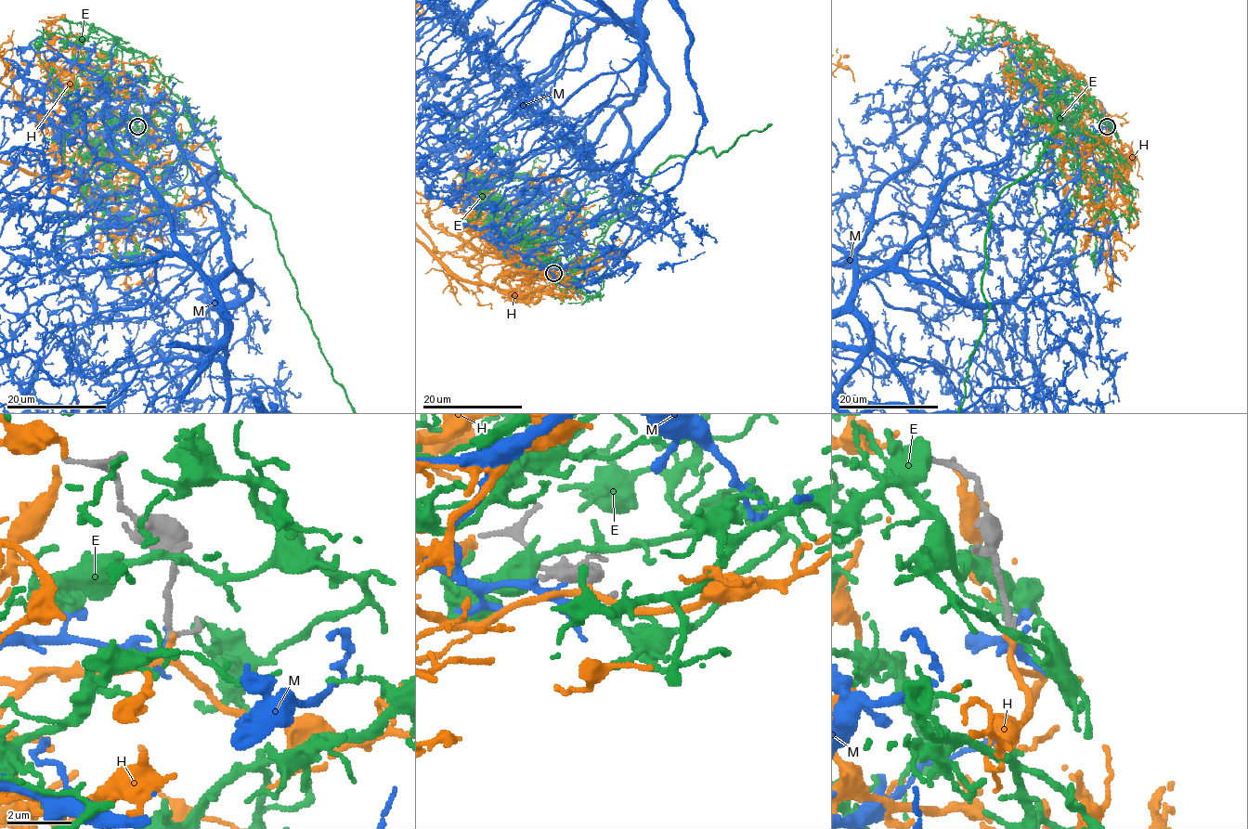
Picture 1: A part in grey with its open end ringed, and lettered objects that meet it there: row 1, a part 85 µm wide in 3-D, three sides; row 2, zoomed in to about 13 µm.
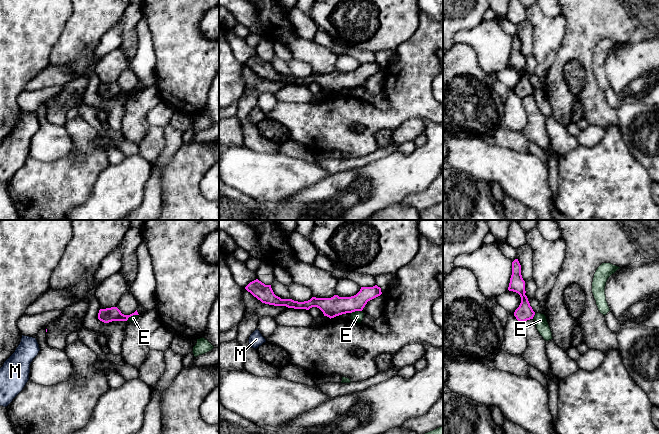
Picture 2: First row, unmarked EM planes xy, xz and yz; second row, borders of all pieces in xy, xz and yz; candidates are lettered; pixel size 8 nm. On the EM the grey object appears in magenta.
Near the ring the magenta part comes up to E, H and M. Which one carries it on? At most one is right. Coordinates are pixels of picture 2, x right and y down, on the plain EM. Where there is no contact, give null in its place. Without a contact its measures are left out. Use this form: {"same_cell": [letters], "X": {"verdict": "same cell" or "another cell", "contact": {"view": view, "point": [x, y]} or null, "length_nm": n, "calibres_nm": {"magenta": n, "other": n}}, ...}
{"same_cell": ["H"], "E": {"verdict": "another cell", "contact": {"view": "xy", "point": [132, 91]}, "length_nm": 120, "calibres_nm": {"magenta": 120, "other": 50}}, "H": {"verdict": "same cell", "contact": null}, "M": {"verdict": "another cell", "contact": null}}

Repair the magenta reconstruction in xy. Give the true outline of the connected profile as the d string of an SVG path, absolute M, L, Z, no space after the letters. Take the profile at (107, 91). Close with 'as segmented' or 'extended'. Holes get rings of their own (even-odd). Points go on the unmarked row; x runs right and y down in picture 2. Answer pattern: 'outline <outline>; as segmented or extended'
outline M111 83L100 85L98 89L98 95L104 99L109 99L112 97L127 97L128 94L133 91L139 91L137 86L130 91L124 91L117 83Z; as segmented

